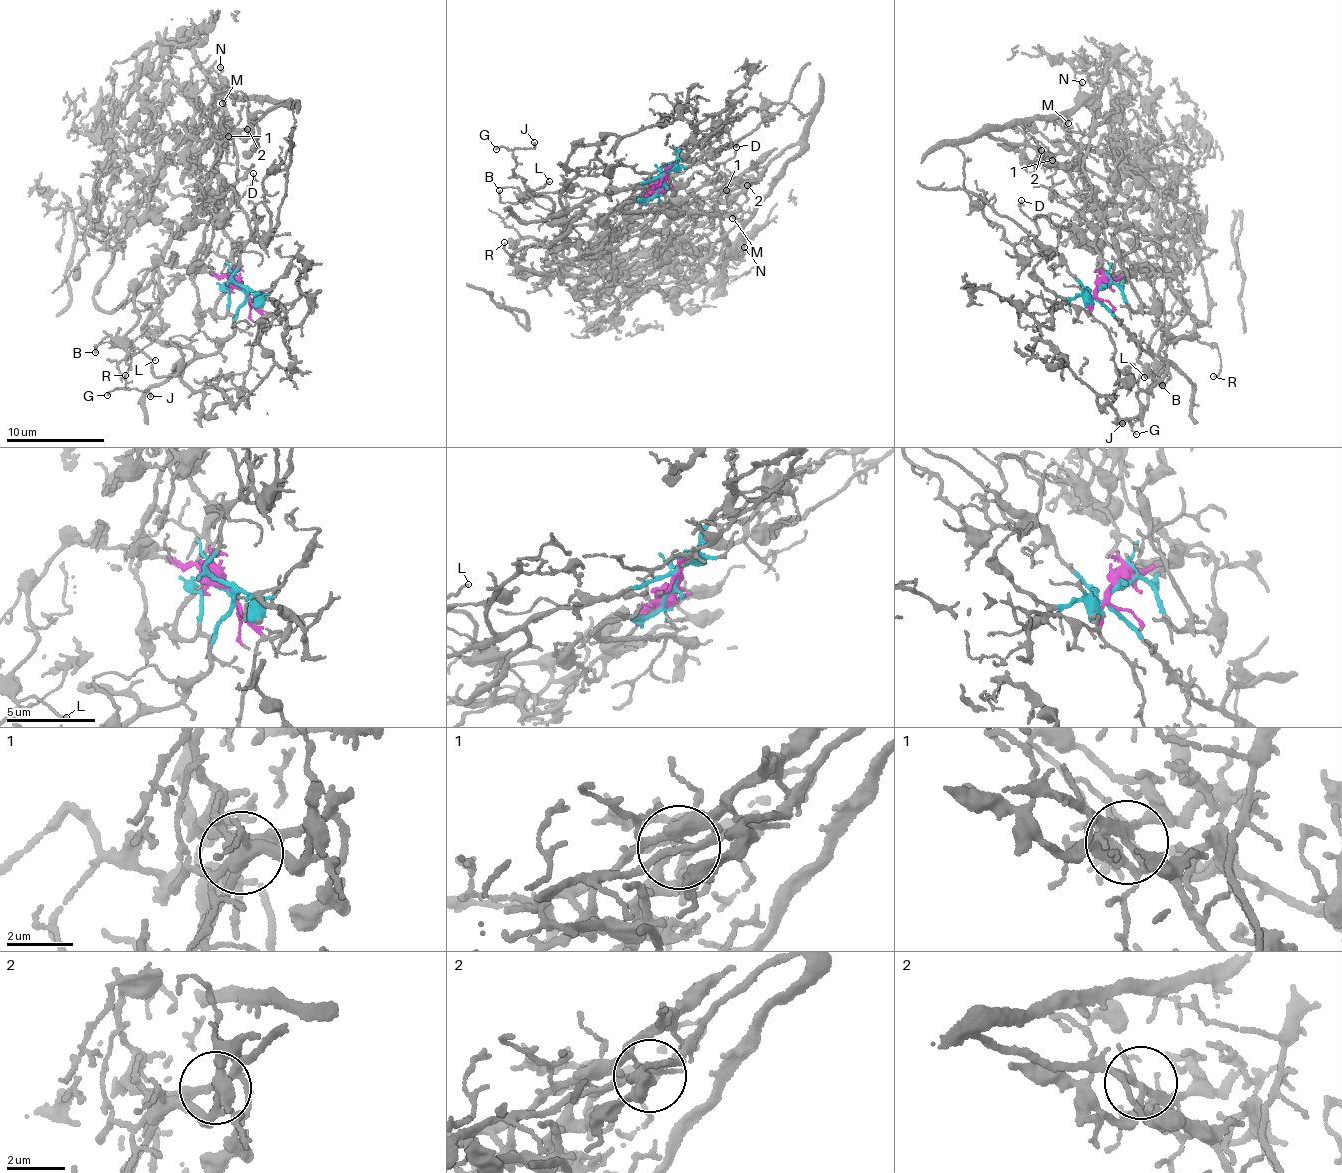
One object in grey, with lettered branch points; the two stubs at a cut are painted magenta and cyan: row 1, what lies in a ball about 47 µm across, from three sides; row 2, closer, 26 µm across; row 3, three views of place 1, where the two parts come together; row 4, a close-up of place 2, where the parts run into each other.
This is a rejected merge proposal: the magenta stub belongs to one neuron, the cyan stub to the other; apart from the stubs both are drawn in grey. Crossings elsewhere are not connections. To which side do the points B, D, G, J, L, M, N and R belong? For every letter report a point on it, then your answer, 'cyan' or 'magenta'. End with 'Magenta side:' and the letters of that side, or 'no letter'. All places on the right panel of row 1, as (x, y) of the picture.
B: at (1162, 385); magenta
D: at (1021, 200); magenta
G: at (1136, 434); magenta
J: at (1122, 423); magenta
L: at (1144, 377); magenta
M: at (1068, 123); magenta
N: at (1082, 82); magenta
R: at (1213, 376); cyan
Magenta side: B, D, G, J, L, M, N

